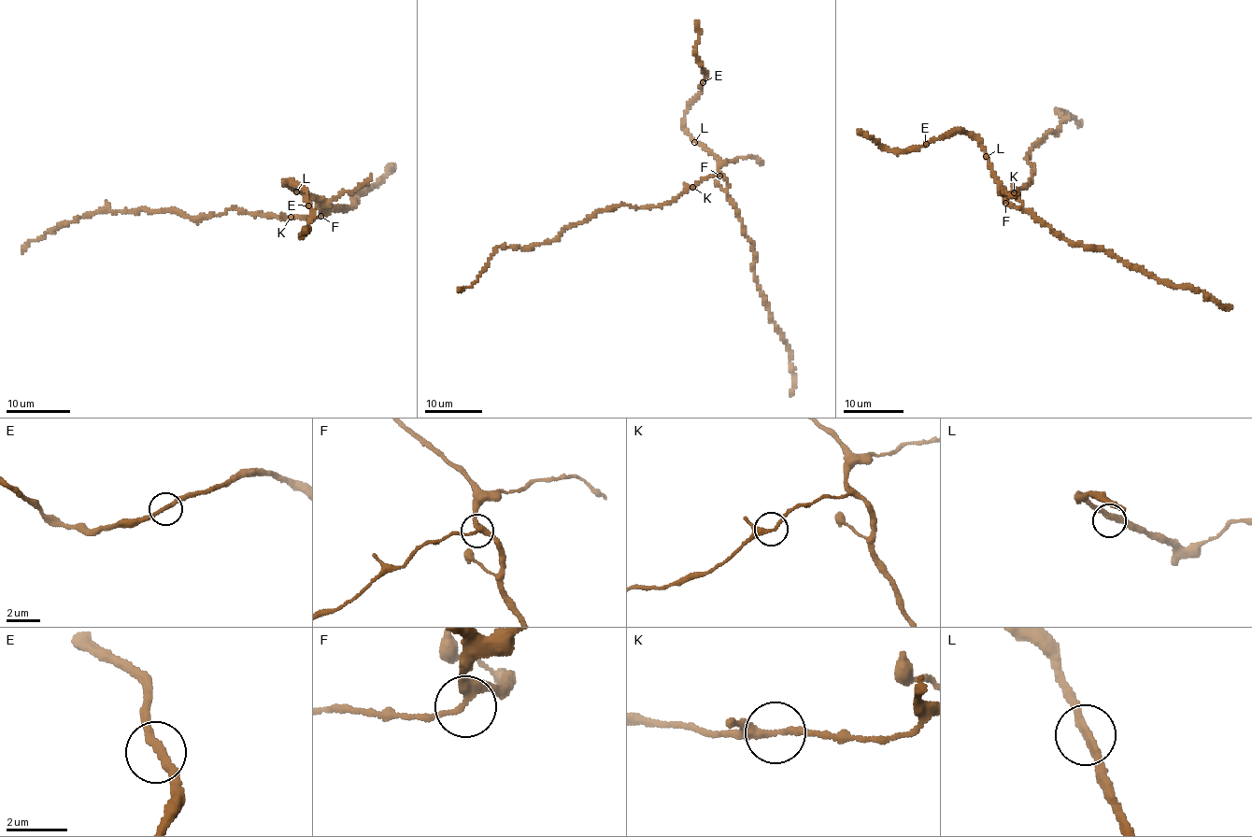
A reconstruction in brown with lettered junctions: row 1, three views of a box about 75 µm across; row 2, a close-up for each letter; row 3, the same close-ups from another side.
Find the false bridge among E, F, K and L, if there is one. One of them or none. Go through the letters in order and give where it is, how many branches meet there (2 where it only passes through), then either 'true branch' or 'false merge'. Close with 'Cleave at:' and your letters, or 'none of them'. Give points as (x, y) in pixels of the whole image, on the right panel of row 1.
E: (926, 144) | 2 | true branch
F: (1005, 203) | 3 | true branch
K: (1014, 192) | 3 | true branch
L: (986, 156) | 2 | true branch
Cleave at: none of them

